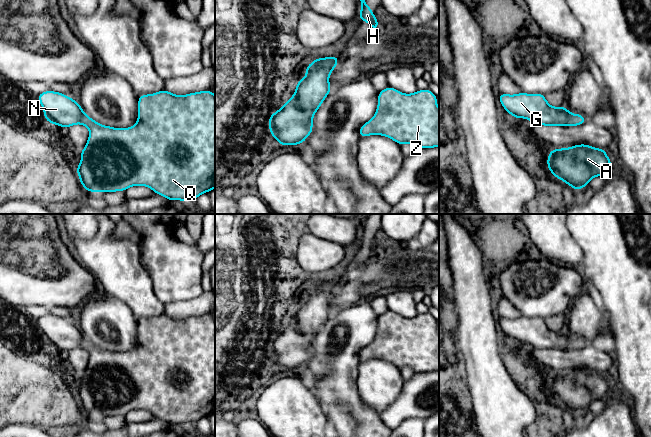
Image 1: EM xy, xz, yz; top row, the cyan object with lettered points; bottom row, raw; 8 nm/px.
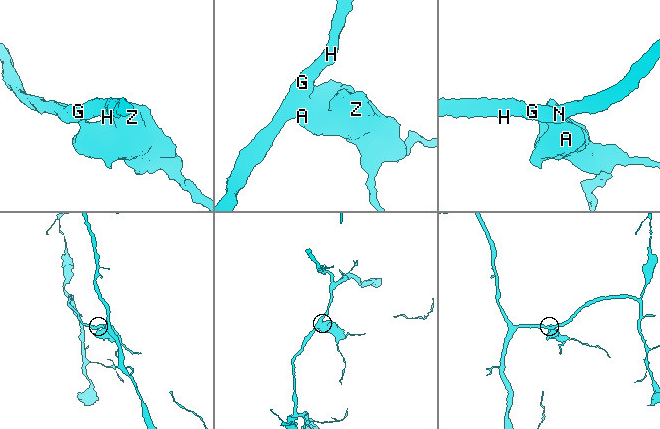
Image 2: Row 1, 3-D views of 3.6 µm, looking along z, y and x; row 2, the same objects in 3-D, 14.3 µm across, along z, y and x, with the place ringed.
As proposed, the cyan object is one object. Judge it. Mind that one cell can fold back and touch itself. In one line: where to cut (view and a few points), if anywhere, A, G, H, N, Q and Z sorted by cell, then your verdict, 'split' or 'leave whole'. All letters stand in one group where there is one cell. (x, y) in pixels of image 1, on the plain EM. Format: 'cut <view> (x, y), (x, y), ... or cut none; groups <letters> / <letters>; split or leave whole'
cut none; groups A G H N Q Z; leave whole

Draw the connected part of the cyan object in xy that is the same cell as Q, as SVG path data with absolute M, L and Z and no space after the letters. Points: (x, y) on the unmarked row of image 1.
M166 312L154 318L140 319L138 321L138 345L130 352L113 352L97 347L87 340L81 329L73 322L56 315L44 315L38 319L38 325L44 333L43 340L50 348L56 348L65 353L75 348L83 348L90 354L90 359L84 373L80 376L81 387L76 391L77 398L82 410L87 416L116 416L125 415L131 410L146 410L152 413L155 418L161 419L170 425L193 425L203 417L208 417L215 412L215 319L210 314L178 320L170 317Z

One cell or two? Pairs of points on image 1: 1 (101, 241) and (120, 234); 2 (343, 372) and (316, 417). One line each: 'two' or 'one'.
1: two
2: two

